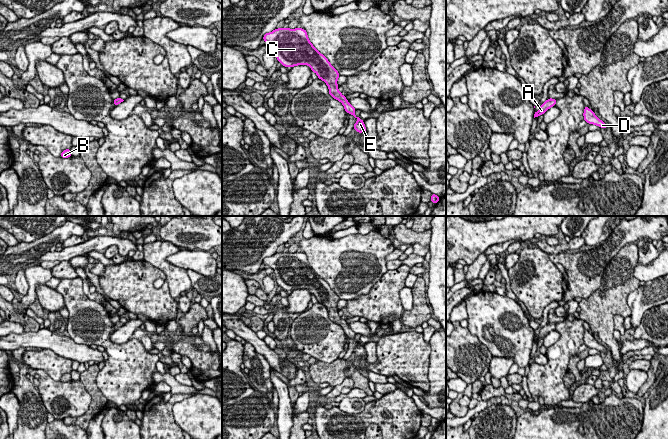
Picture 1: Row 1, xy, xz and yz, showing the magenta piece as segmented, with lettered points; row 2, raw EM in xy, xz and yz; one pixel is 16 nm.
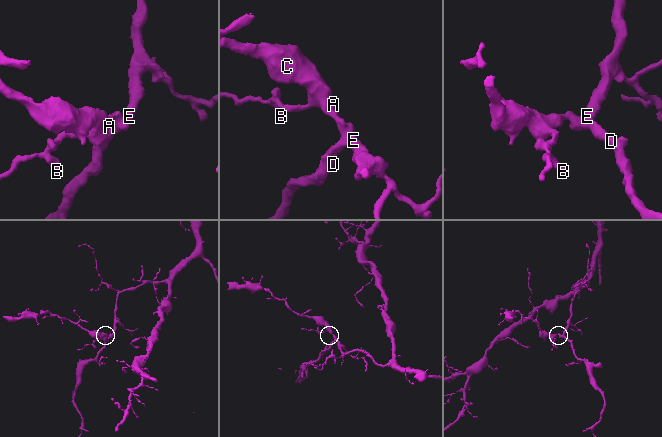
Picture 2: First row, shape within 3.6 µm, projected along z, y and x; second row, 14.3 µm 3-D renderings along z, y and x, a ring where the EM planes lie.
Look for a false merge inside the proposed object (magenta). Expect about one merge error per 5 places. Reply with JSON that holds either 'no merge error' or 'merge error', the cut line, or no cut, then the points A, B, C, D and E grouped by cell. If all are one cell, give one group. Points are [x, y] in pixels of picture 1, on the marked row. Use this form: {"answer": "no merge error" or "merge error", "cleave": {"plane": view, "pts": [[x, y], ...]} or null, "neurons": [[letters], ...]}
{"answer": "no merge error", "cleave": null, "neurons": [["A", "B", "C", "D", "E"]]}

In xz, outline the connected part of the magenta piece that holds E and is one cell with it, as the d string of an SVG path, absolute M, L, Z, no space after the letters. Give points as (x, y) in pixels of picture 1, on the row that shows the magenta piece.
M276 28L274 31L266 33L263 40L273 45L276 58L283 66L308 65L317 74L318 79L327 84L329 94L343 104L347 113L358 119L353 126L356 132L366 132L364 121L355 115L356 109L338 90L337 80L340 74L328 59L312 45L305 29Z

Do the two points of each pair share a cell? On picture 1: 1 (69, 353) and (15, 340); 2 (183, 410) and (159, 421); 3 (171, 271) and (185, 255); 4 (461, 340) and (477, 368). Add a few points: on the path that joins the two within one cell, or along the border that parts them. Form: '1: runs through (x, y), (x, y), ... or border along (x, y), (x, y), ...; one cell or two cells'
1: runs through (56, 342), (50, 340), (28, 340); one cell
2: border along (188, 397), (173, 406), (173, 418), (181, 428); two cells
3: border along (166, 257), (169, 262), (185, 270); two cells
4: runs through (461, 347), (461, 351), (470, 361); one cell

